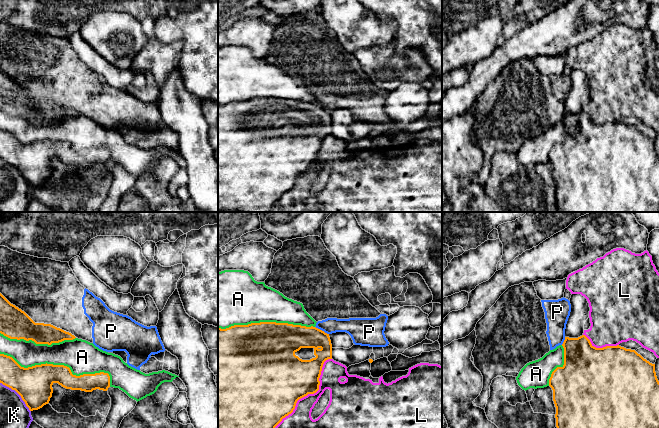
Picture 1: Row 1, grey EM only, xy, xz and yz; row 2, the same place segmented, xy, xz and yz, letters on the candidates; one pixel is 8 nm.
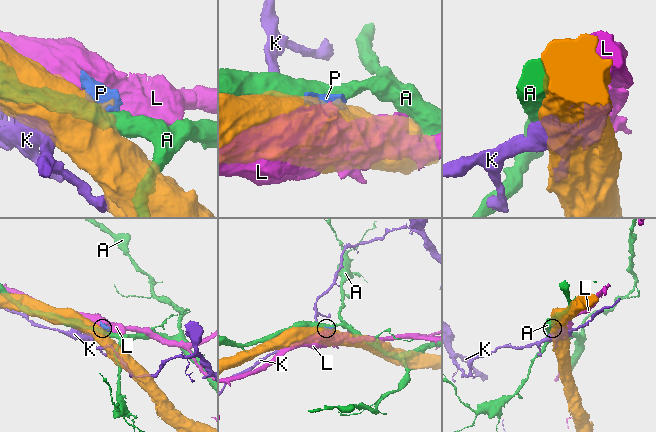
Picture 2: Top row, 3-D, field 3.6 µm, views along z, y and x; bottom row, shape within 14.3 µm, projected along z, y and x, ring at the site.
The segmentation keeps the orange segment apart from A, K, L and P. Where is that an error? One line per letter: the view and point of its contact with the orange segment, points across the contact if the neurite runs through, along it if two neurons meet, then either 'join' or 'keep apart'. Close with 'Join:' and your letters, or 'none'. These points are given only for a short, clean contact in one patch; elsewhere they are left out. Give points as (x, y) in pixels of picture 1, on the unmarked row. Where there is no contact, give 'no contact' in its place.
A: contact xy (61, 141); keep apart
K: contact xy (18, 169); keep apart
L: contact xz (308, 169); keep apart
P: contact xz (321, 106); border xz (315, 102), (328, 110); keep apart
Join: none

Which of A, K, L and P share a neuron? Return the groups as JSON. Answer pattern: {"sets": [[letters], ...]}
{"sets": [["A"], ["K"], ["L"], ["P"]]}

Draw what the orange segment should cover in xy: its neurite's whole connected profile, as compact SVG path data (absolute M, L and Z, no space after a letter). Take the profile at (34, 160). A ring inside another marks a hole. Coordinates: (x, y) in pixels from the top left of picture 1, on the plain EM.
M0 130L0 159L15 166L33 187L49 179L54 159L71 166L107 167L110 152L104 148L76 152L67 142L47 139L24 144L12 133Z

